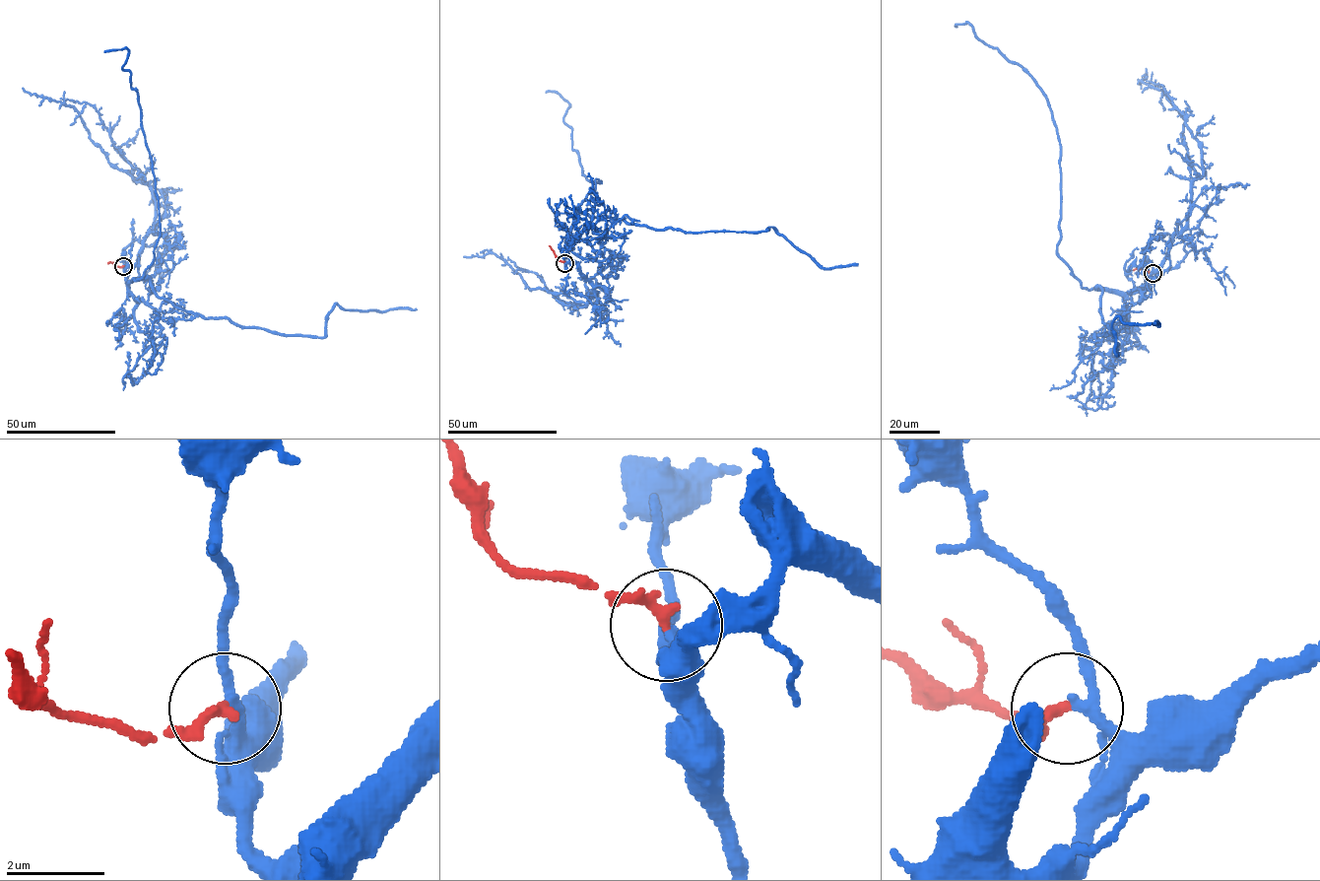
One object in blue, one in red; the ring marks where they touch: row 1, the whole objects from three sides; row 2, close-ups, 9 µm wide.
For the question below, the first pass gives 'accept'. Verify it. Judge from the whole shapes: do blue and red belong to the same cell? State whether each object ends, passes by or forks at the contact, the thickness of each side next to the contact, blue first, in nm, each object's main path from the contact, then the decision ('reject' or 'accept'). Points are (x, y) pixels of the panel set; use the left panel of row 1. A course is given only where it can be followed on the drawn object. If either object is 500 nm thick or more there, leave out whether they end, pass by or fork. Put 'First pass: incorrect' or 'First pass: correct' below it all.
blue passes by | red ends | 200/240 nm | blue via (123, 265), (127, 283), (148, 278), (159, 297), (187, 311), (283, 334), (324, 337), (336, 304), (416, 308) | red via (123, 265), (107, 263) | accept
First pass: correct

